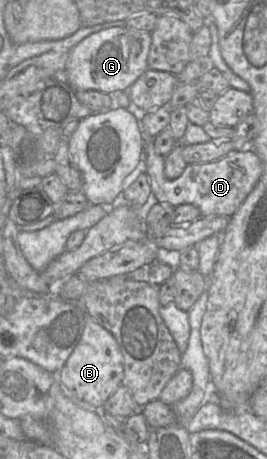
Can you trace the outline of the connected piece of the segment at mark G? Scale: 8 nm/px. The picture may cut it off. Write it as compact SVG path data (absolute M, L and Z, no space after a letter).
M113 27L94 33L69 52L65 72L74 91L96 90L103 93L127 91L148 69L151 33L131 28Z

